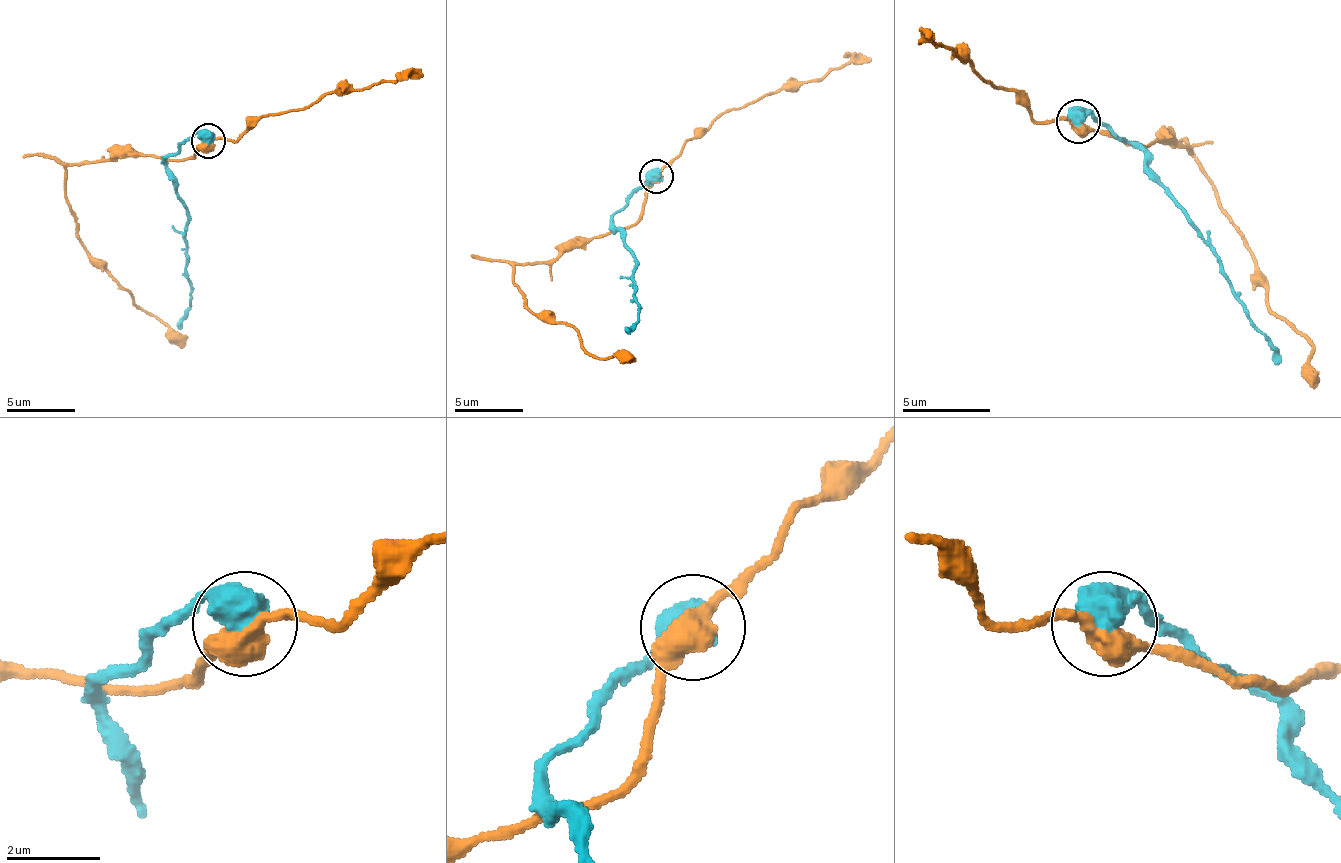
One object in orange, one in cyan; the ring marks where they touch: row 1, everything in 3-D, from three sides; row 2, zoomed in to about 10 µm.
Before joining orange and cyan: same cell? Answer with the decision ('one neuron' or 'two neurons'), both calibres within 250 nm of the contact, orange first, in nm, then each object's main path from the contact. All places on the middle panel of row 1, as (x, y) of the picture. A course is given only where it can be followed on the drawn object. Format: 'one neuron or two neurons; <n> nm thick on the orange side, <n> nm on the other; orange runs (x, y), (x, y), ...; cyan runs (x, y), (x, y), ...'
two neurons; 480 nm thick on the orange side, 750 nm on the other; orange runs (655, 177), (631, 225), (573, 238), (552, 259), (514, 269), (531, 311), (566, 321), (600, 359), (631, 355); cyan runs (655, 177), (621, 208), (614, 221), (614, 228), (634, 256), (638, 317), (628, 331)

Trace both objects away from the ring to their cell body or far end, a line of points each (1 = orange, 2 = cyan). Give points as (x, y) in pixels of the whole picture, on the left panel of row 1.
1: (207, 141), (183, 159), (125, 155), (73, 162), (66, 169), (66, 203), (83, 248), (183, 347)
2: (207, 141), (193, 135), (166, 159), (166, 176), (186, 210), (190, 306), (180, 330)

